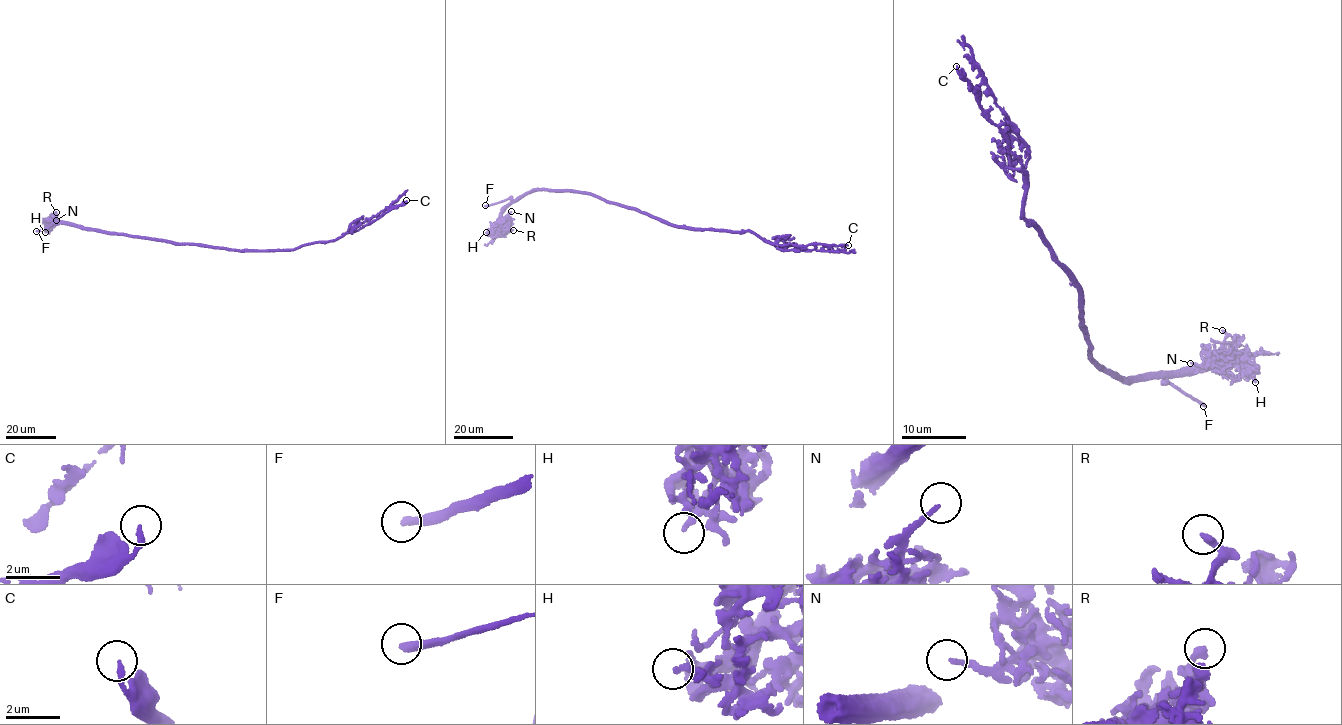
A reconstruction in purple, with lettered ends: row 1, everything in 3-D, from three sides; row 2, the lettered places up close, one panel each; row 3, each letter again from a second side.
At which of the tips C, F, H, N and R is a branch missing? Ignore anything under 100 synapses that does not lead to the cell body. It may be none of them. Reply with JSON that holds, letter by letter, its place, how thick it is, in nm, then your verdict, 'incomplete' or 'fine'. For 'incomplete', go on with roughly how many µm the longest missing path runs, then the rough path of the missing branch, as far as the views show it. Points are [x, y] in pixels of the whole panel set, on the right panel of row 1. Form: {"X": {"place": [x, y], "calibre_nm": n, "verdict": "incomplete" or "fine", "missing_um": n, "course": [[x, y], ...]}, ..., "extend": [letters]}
{"C": {"place": [956, 66], "calibre_nm": 180, "verdict": "fine"}, "F": {"place": [1203, 406], "calibre_nm": 280, "verdict": "incomplete", "missing_um": 35}, "H": {"place": [1255, 382], "calibre_nm": 170, "verdict": "fine"}, "N": {"place": [1190, 363], "calibre_nm": 150, "verdict": "fine"}, "R": {"place": [1222, 330], "calibre_nm": 240, "verdict": "fine"}, "extend": ["F"]}

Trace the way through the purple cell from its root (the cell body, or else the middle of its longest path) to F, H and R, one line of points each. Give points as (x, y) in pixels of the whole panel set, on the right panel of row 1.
F: (1084, 326), (1093, 348), (1090, 357), (1100, 368), (1134, 382), (1163, 377), (1168, 383), (1203, 406)
H: (1084, 326), (1093, 348), (1091, 358), (1120, 378), (1134, 382), (1172, 378), (1235, 364), (1251, 371), (1255, 382)
R: (1084, 326), (1093, 348), (1090, 357), (1097, 365), (1134, 382), (1182, 377), (1213, 362), (1226, 337), (1222, 330)

